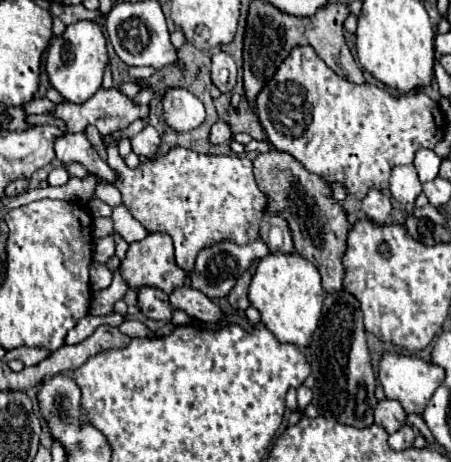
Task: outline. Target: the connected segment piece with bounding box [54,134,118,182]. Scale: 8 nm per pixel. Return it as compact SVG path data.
M66 134L64 138L56 140L56 158L60 162L80 162L84 164L92 174L106 178L108 182L116 182L118 176L116 172L98 156L98 152L90 146L90 142L86 140L84 134Z

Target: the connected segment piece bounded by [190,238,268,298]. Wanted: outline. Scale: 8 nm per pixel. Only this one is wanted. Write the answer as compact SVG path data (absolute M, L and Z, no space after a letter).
M252 238L248 244L236 244L232 240L218 242L200 252L200 256L196 258L194 272L190 274L190 282L196 290L206 294L208 298L224 298L236 286L236 280L250 268L250 264L258 258L264 258L266 254L268 254L268 248L260 238Z

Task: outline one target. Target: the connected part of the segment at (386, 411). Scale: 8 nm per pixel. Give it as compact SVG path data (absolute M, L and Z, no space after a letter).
M384 398L378 402L376 410L374 410L374 422L384 426L388 434L396 432L404 422L406 422L406 412L400 406L400 402Z

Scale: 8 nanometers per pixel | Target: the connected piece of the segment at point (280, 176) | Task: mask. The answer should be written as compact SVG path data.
M280 152L258 154L254 160L254 178L260 192L266 196L264 212L276 214L288 222L294 250L320 270L324 290L340 290L346 276L344 254L350 222L332 190L328 190L316 174L304 170L304 166L300 166L290 154Z

